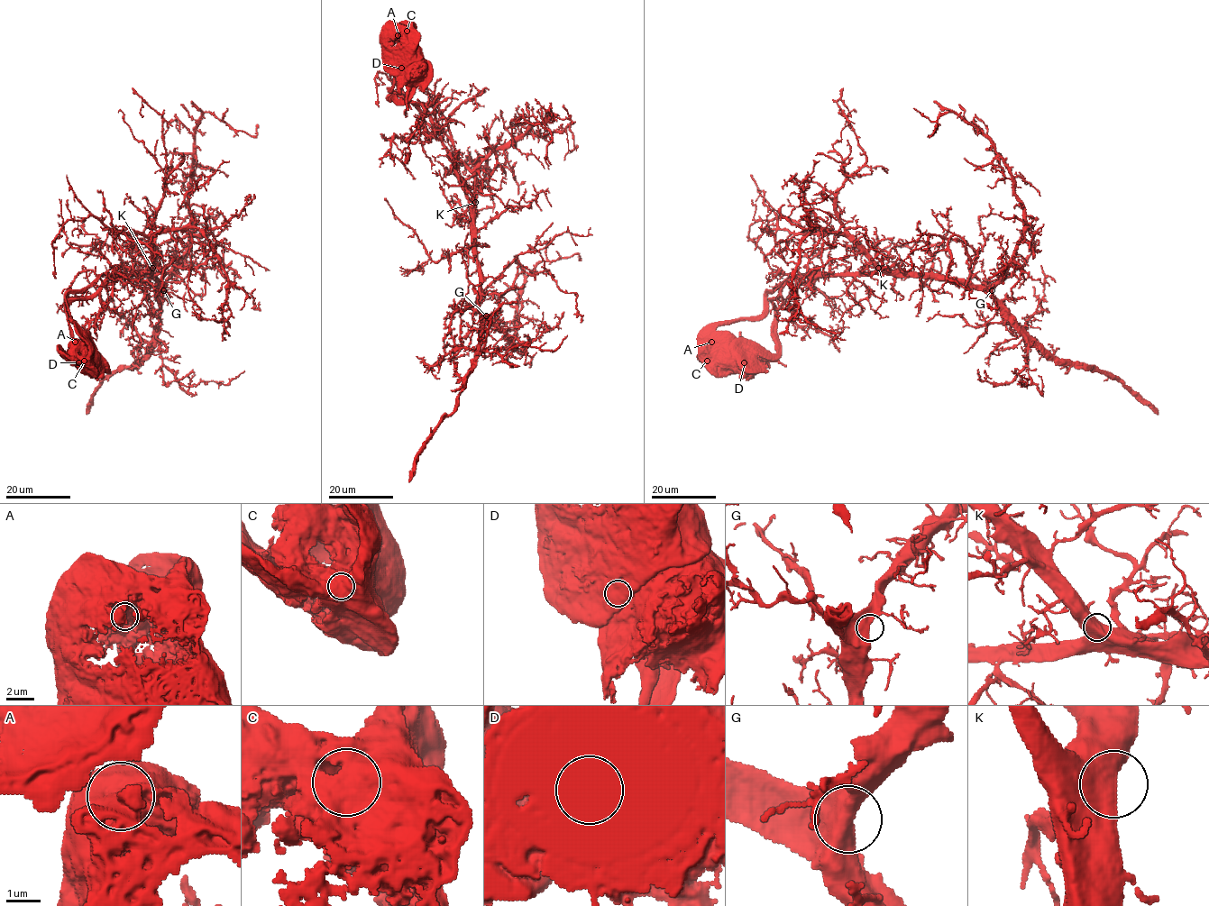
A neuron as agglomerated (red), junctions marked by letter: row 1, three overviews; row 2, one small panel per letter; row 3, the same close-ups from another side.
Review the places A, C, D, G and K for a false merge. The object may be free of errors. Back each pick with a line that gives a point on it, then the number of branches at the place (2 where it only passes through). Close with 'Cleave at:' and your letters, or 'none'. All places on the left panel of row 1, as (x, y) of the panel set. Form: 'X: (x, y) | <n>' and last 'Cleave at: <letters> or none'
D: (78, 362) | 1
Cleave at: D

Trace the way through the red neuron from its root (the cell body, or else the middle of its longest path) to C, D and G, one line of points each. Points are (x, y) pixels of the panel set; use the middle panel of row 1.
C: (415, 70), (412, 70), (413, 36), (407, 31)
D: (415, 70), (407, 66), (401, 68)
G: (415, 70), (410, 94), (390, 98), (422, 106), (451, 159), (469, 203), (480, 309), (486, 315)

